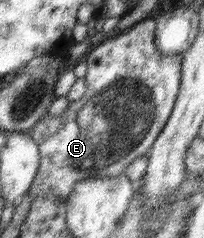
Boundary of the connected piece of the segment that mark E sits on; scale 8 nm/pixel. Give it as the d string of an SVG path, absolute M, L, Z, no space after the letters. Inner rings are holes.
M147 17L147 20L141 21L122 32L101 37L97 40L95 46L88 50L87 58L85 58L87 72L84 76L86 91L83 93L83 96L69 103L69 106L65 109L64 115L56 117L55 115L45 114L32 130L27 132L38 144L40 154L38 171L33 179L32 187L30 188L31 199L34 200L35 197L44 190L54 190L54 194L60 196L61 200L65 203L68 196L71 196L74 191L74 184L77 184L80 180L89 180L90 176L121 176L125 174L127 166L129 166L135 158L148 154L152 144L155 142L157 136L159 136L161 129L165 126L169 115L172 113L182 79L182 55L165 56L158 52L155 42L155 24L156 20L154 18Z

